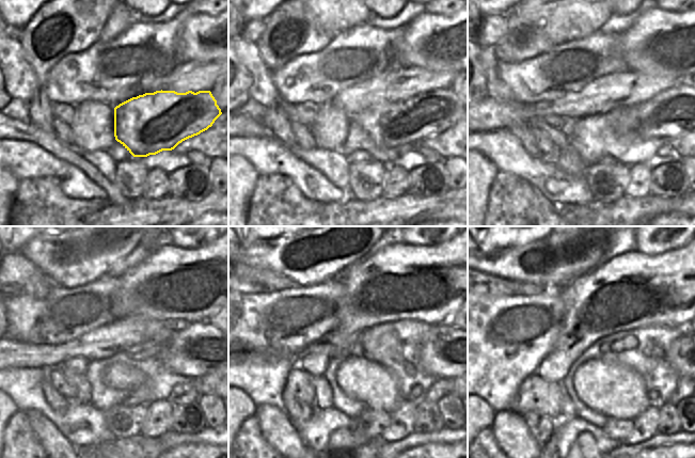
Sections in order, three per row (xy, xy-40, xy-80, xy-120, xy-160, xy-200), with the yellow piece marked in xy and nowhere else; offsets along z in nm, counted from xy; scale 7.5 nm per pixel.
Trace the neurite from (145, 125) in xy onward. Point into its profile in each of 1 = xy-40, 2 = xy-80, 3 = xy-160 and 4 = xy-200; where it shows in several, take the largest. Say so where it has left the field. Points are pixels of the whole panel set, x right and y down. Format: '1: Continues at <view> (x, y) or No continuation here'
1: Continues at xy-40 (394, 124)
2: Continues at xy-80 (669, 113)
3: Continues at xy-160 (445, 352)
4: Continues at xy-200 (684, 354)

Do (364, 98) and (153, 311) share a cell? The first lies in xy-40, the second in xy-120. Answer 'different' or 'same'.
different

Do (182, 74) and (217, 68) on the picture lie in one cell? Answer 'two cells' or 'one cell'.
one cell

